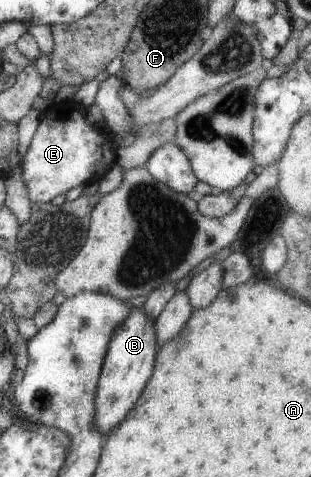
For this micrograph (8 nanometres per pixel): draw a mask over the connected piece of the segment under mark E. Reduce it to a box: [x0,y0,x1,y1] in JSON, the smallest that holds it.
[21,101,110,204]

